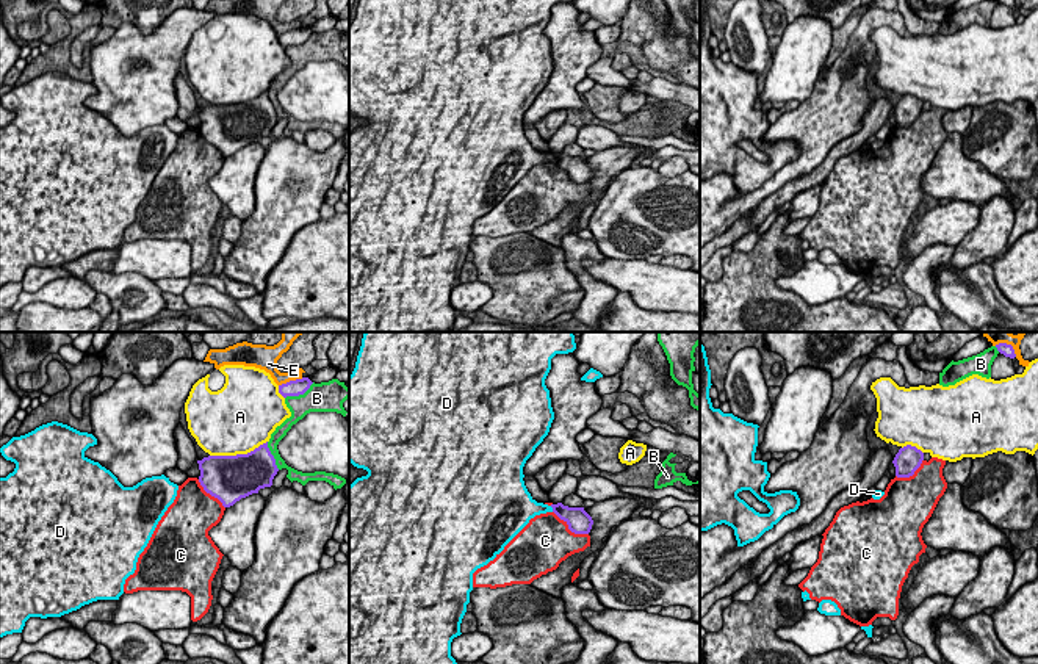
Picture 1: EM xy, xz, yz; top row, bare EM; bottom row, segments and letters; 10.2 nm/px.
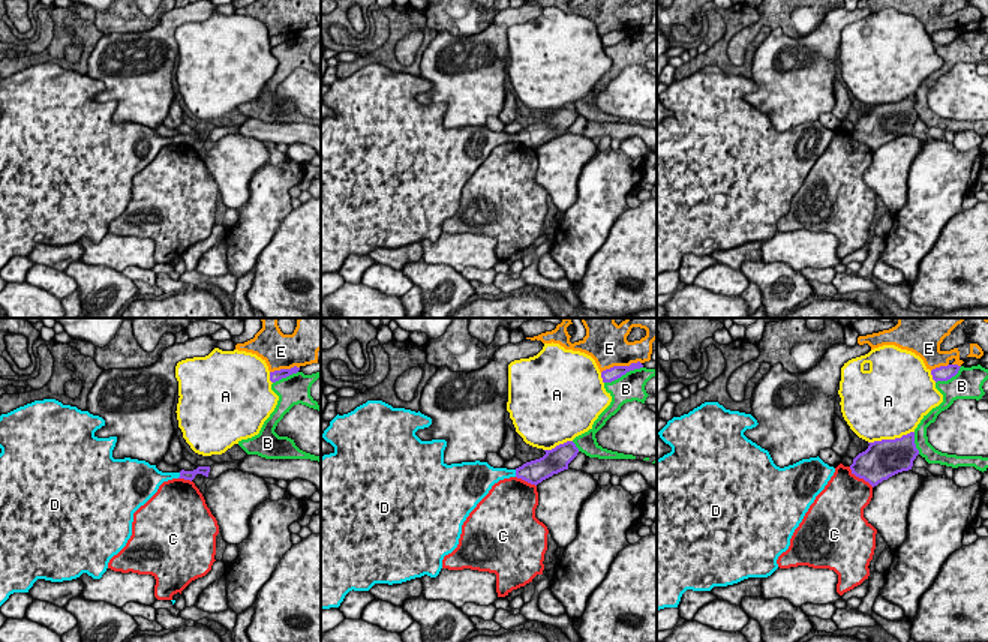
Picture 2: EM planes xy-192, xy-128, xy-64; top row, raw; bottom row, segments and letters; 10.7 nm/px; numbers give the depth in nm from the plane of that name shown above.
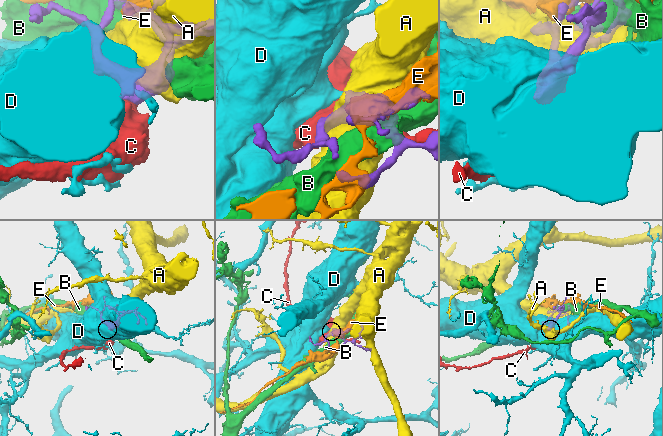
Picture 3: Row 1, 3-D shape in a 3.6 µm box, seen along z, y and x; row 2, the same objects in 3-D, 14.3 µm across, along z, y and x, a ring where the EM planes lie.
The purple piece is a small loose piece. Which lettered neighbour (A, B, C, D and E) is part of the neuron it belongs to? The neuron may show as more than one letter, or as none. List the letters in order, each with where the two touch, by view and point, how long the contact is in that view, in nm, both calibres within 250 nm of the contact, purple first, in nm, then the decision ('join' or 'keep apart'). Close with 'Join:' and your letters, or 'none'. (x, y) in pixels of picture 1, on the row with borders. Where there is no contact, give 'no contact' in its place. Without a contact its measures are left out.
A: xy (238, 454) | 600 nm | 460/480 nm | keep apart
B: xy (299, 393) | 340 nm | 160/300 nm | keep apart
C: xz (570, 530) | 440 nm | 240/480 nm | keep apart
D: xz (553, 509) | 70 nm | 220/200 nm | join
E: xy (290, 381) | 260 nm | 160/130 nm | keep apart
Join: D

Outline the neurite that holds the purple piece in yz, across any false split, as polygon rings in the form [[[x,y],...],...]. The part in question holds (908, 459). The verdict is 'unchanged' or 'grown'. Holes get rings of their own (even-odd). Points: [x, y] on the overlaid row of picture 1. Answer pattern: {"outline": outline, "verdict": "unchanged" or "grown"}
{"outline": [[[906,445],[899,449],[892,464],[896,467],[897,478],[910,478],[921,467],[924,453],[916,446]]], "verdict": "unchanged"}

